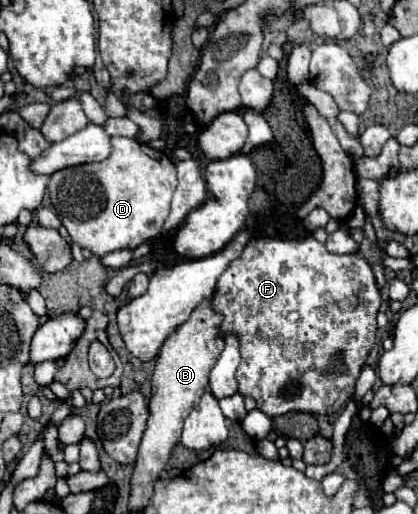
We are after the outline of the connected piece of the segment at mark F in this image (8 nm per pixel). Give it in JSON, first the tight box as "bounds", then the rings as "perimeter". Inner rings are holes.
{"bounds":[214,236,382,416],"perimeter":[[[314,236],[302,238],[302,240],[274,240],[274,238],[254,238],[248,242],[248,246],[244,248],[242,256],[236,258],[234,262],[230,262],[230,266],[226,268],[226,272],[220,276],[218,286],[216,286],[216,296],[214,296],[214,310],[220,312],[224,316],[220,334],[238,334],[240,336],[240,354],[242,354],[242,362],[236,370],[236,380],[238,380],[238,392],[248,398],[252,396],[258,402],[258,410],[262,410],[268,416],[280,416],[292,410],[300,410],[300,412],[310,412],[310,414],[334,414],[340,412],[346,402],[352,398],[354,394],[354,386],[356,380],[360,376],[360,370],[374,346],[376,340],[376,314],[380,310],[382,304],[382,296],[380,296],[380,288],[376,284],[376,280],[372,278],[372,270],[370,264],[360,256],[360,254],[344,254],[344,256],[336,256],[330,254],[326,250],[324,244],[320,244]]]}

